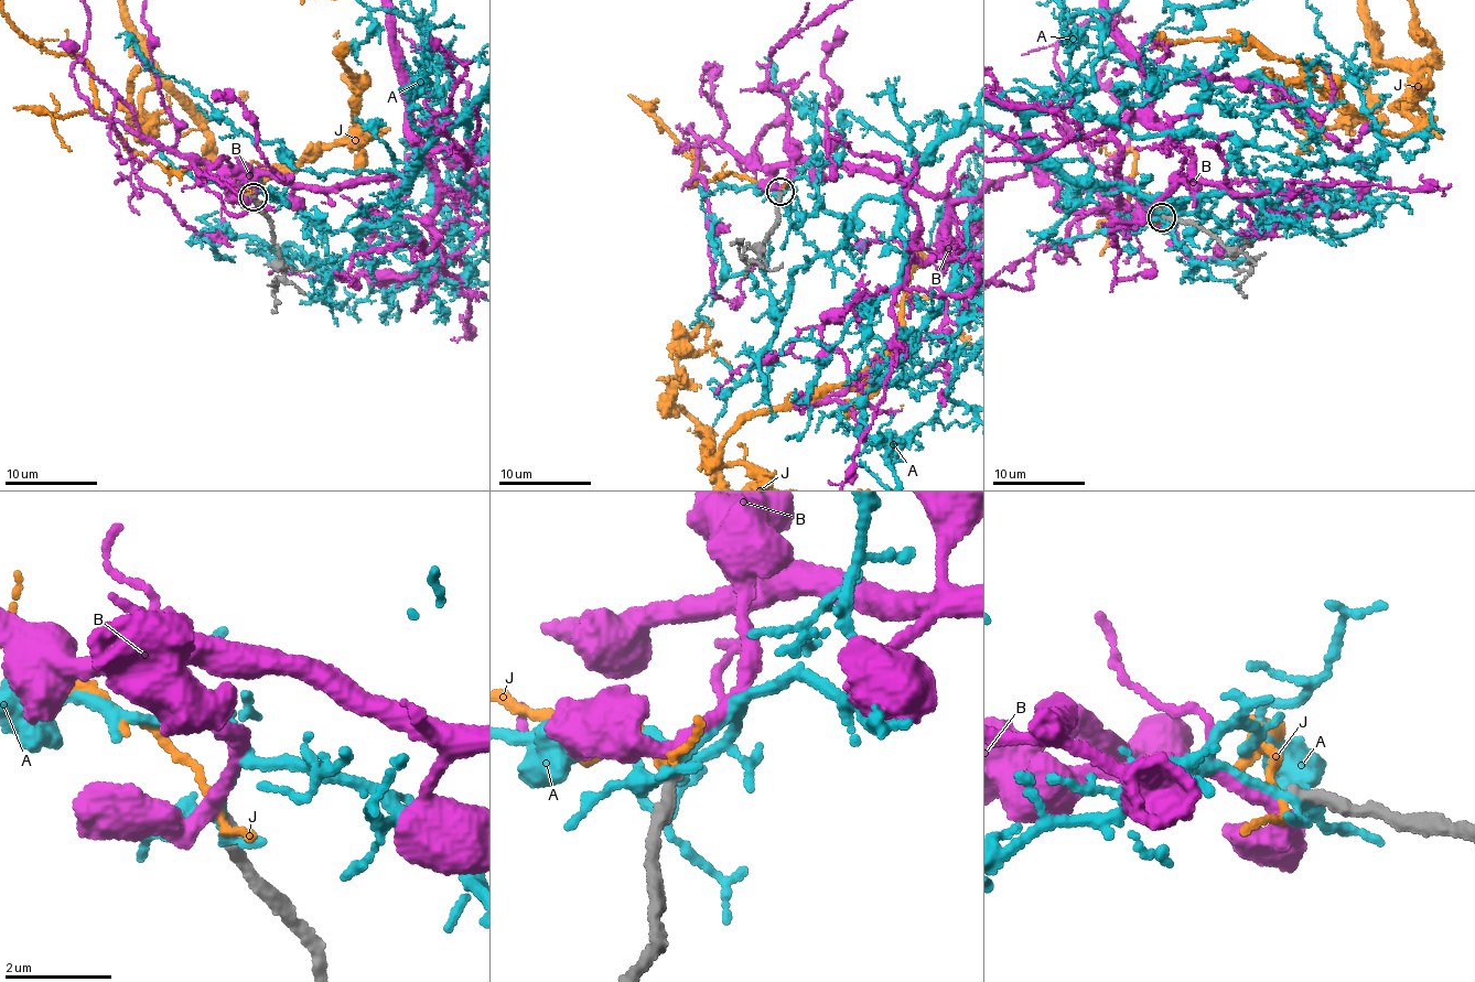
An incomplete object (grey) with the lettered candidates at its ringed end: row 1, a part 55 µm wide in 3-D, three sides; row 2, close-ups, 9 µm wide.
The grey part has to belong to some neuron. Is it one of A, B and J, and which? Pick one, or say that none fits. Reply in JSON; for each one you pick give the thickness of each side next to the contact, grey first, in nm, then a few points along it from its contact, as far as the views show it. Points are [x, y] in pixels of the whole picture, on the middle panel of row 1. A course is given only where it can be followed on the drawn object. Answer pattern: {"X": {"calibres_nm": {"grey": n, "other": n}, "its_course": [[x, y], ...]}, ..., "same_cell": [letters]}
{"B": {"calibres_nm": {"grey": 240, "other": 260}}, "same_cell": ["B"]}

